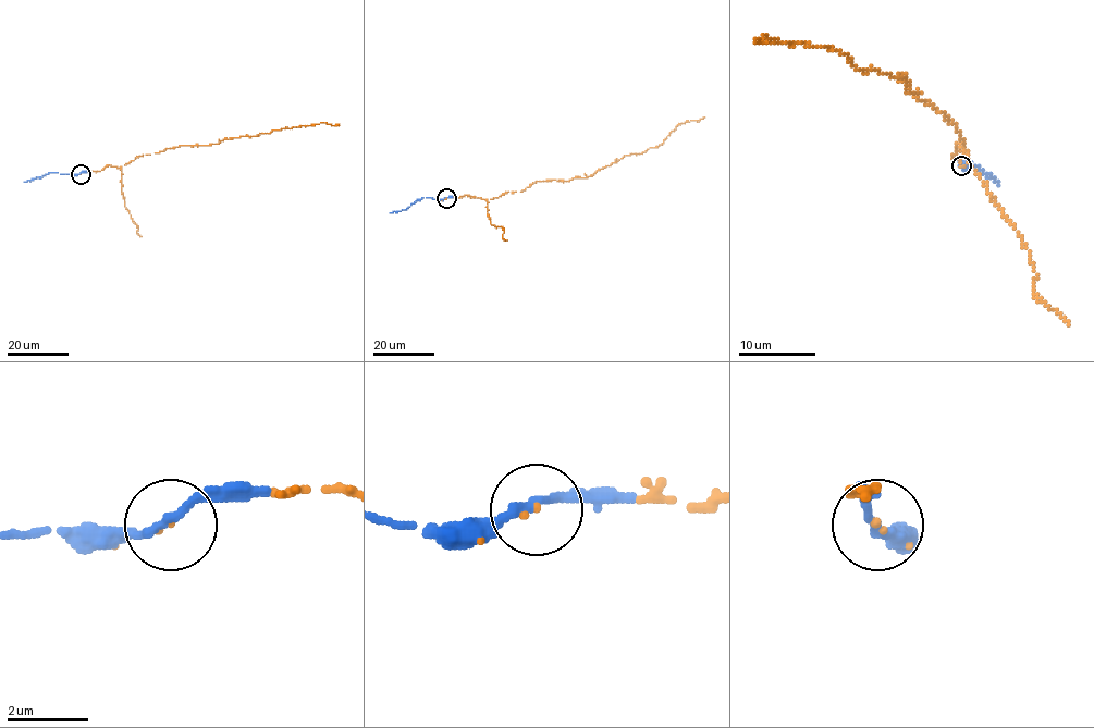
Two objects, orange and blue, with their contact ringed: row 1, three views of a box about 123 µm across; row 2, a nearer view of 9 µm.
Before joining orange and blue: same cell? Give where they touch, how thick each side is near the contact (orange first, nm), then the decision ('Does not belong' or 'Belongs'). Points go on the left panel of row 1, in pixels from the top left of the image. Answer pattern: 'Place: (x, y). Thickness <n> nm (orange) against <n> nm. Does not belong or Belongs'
Place: (81, 174). Thickness 130 nm (orange) against 220 nm. Belongs

